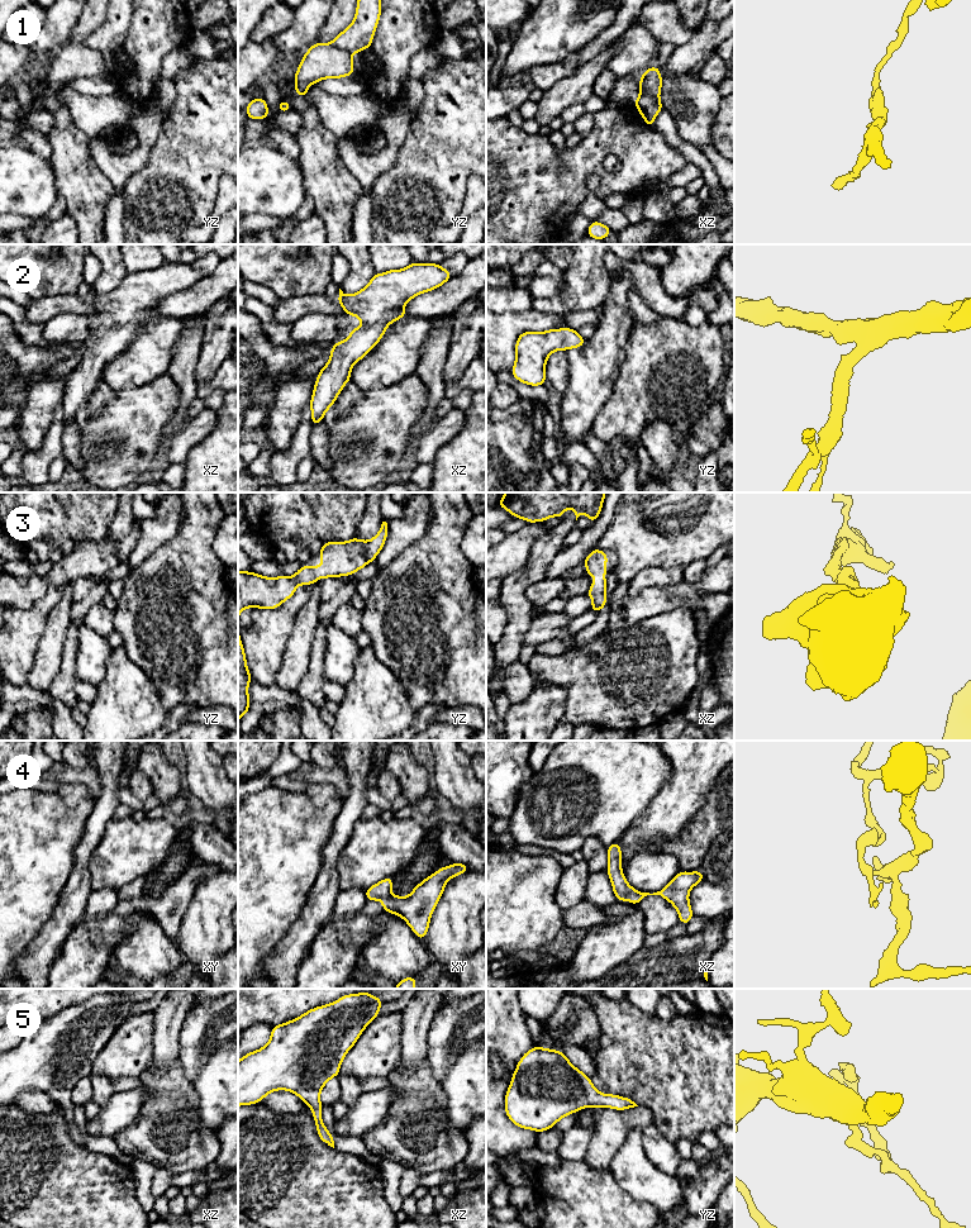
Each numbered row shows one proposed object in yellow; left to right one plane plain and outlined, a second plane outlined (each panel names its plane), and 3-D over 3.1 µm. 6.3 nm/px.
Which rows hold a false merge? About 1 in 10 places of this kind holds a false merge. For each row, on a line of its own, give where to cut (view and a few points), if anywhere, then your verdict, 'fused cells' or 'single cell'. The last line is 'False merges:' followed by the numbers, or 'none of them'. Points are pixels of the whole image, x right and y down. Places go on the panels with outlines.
1: cut in yz along (331, 43), (346, 50), (351, 55); fused cells
2: no cut; single cell
3: no cut; single cell
4: no cut; single cell
5: no cut; single cell
False merges: 1

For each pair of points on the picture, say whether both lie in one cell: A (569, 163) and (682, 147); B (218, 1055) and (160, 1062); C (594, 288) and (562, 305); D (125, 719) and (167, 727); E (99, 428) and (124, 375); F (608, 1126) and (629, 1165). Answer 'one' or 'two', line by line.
A: two
B: two
C: one
D: two
E: two
F: two

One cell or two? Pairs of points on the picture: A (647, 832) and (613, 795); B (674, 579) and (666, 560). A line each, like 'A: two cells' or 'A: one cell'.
A: two cells
B: two cells

